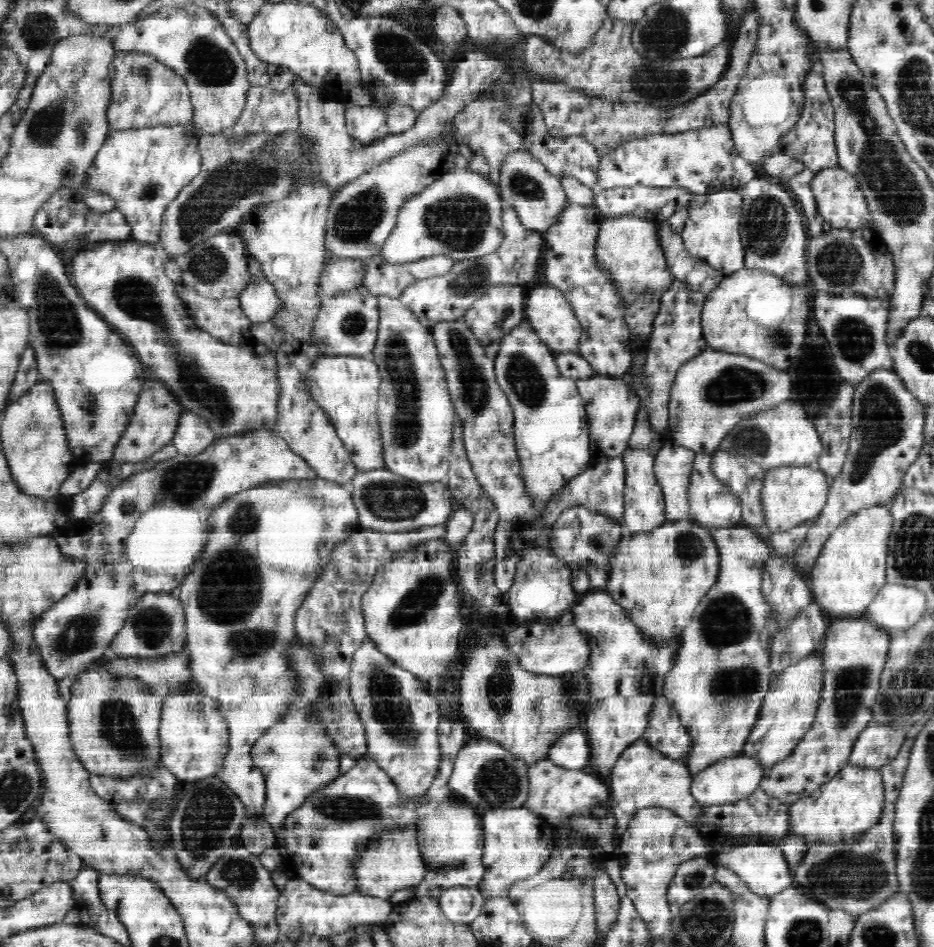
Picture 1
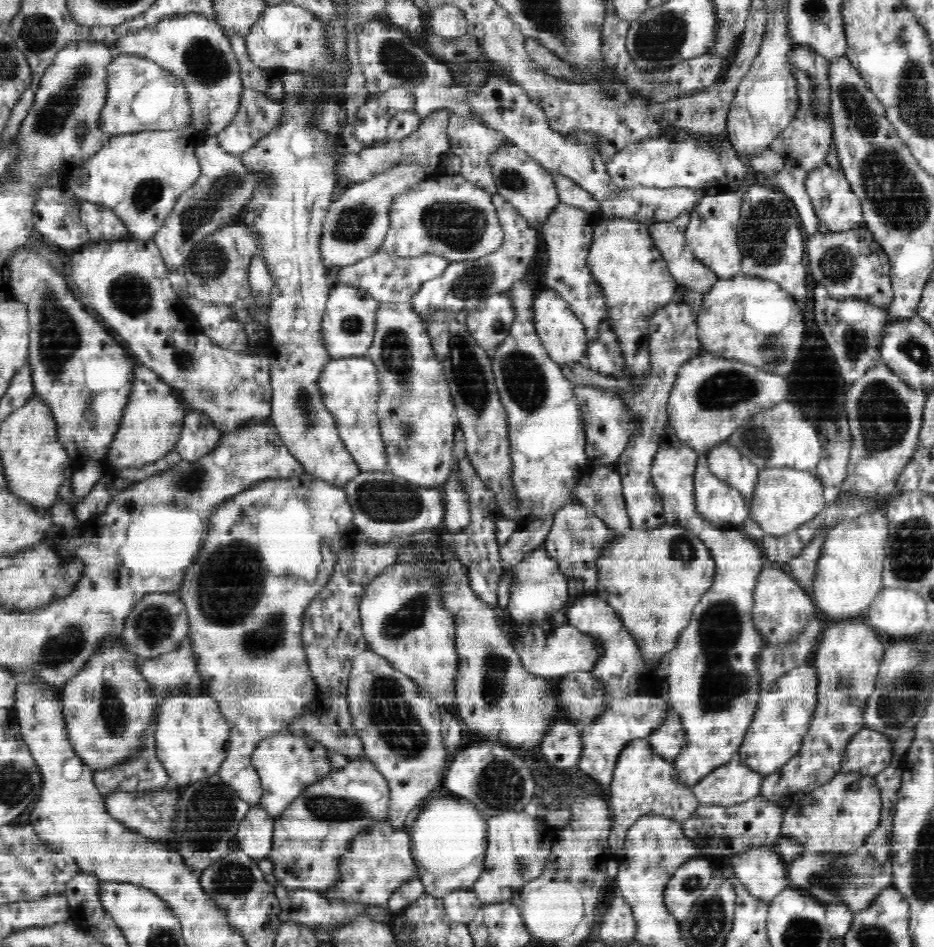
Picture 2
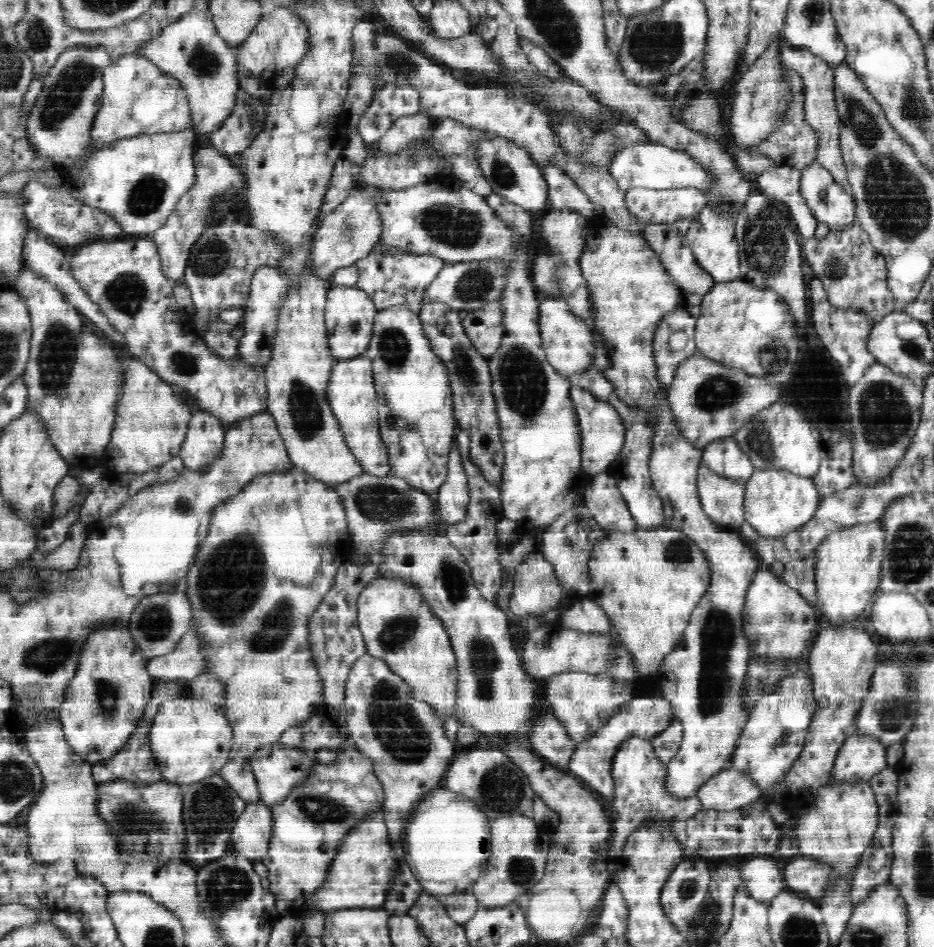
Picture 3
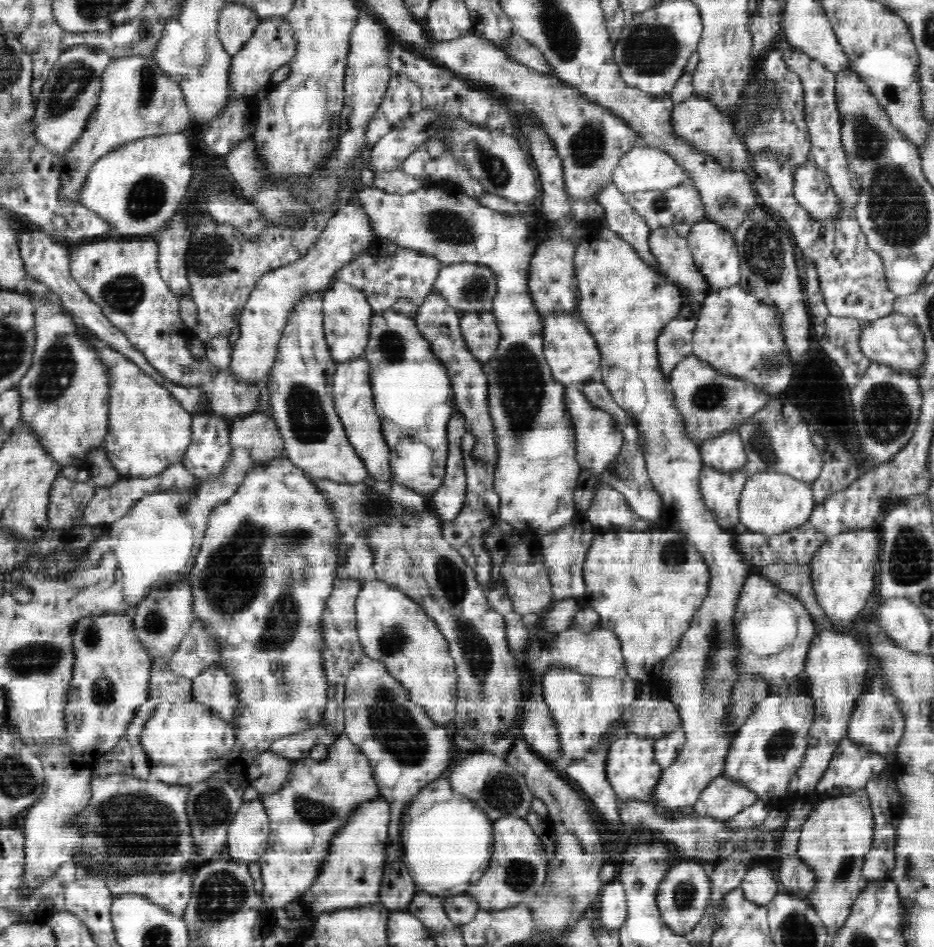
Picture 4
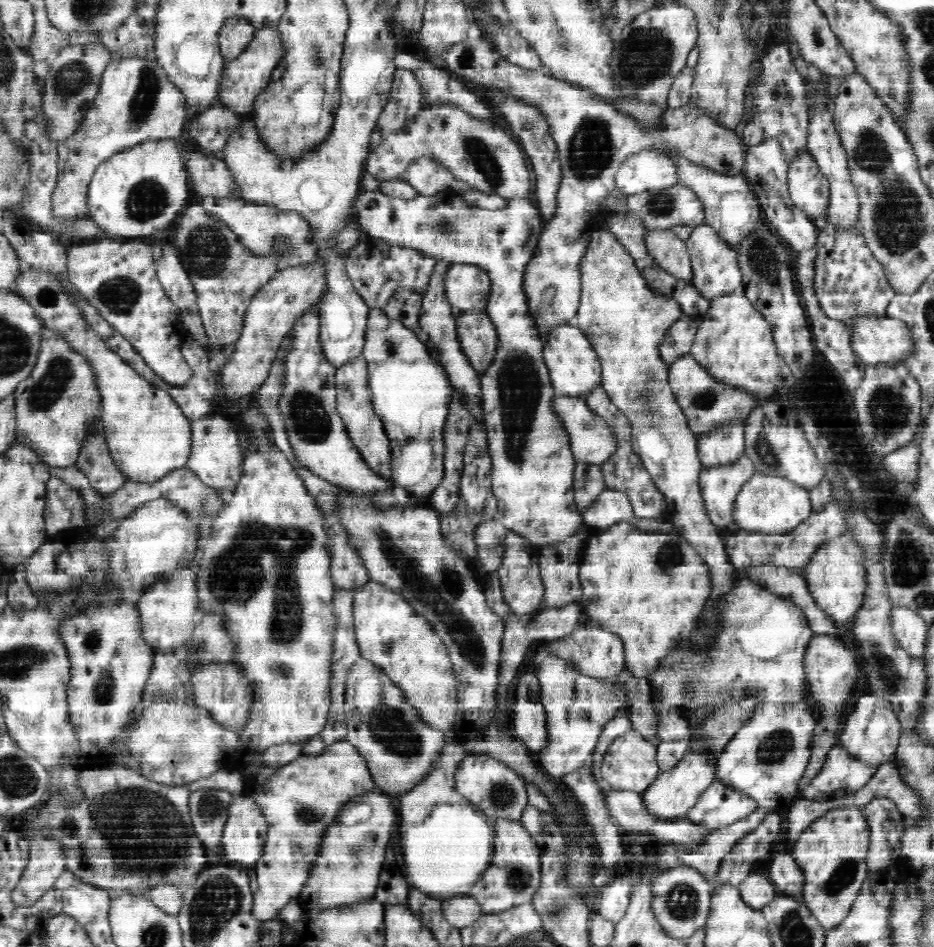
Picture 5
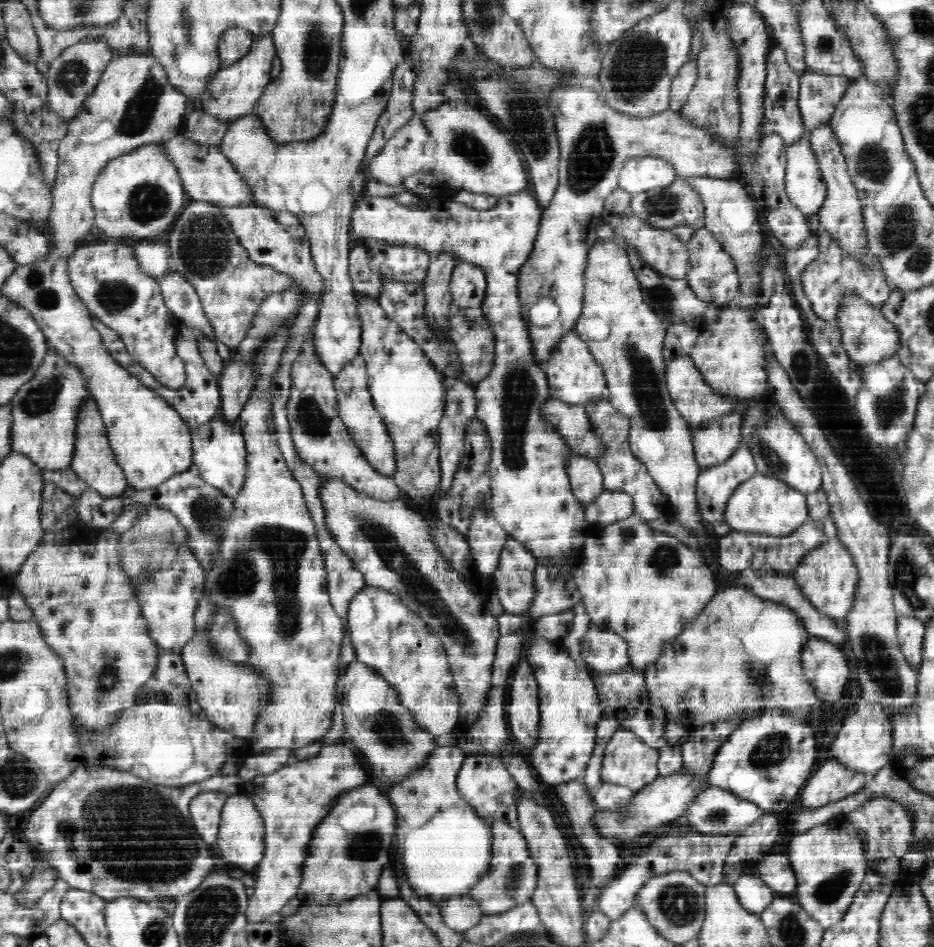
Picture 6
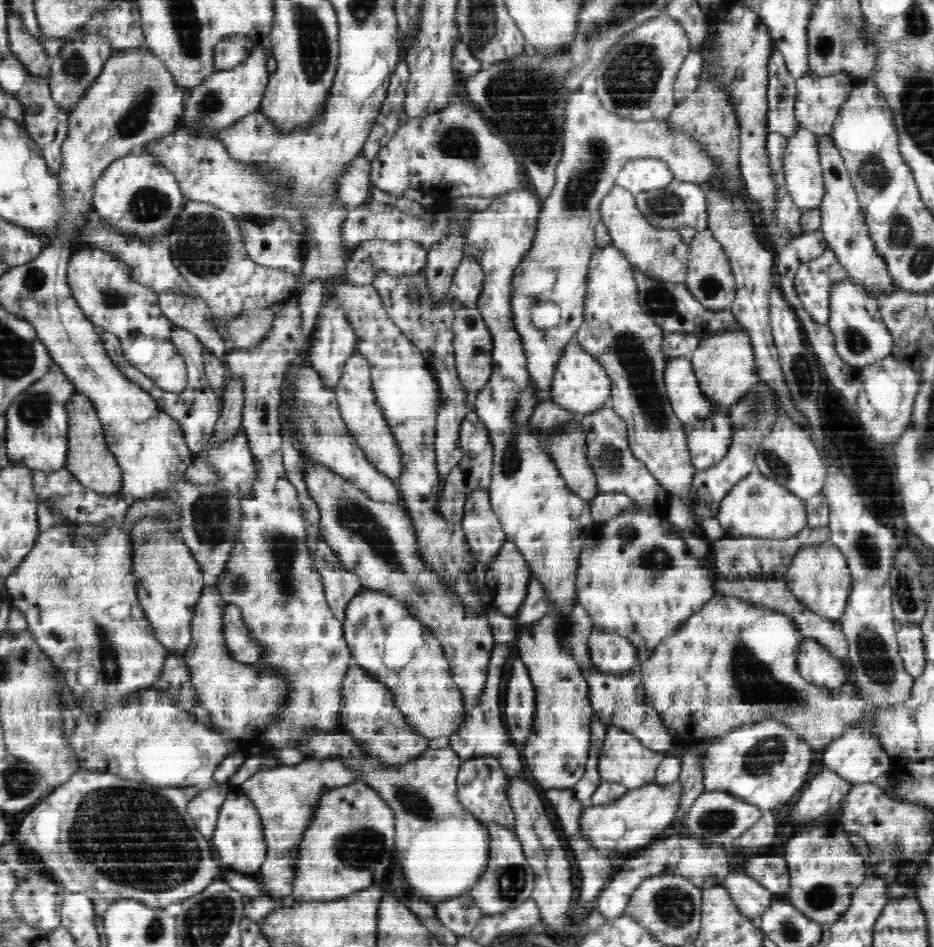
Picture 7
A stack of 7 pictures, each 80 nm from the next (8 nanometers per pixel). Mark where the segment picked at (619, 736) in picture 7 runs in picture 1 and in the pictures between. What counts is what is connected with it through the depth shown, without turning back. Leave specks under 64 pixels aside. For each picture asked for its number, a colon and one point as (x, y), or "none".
1: (642, 777)
2: (643, 782)
3: (640, 791)
4: (631, 768)
5: (630, 765)
6: (628, 761)

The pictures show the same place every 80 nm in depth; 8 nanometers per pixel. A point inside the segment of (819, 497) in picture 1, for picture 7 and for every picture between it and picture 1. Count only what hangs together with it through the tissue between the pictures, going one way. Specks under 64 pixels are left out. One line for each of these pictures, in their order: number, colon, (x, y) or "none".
2: (785, 498)
3: (776, 501)
4: (771, 503)
5: (770, 504)
6: (762, 504)
7: (758, 506)

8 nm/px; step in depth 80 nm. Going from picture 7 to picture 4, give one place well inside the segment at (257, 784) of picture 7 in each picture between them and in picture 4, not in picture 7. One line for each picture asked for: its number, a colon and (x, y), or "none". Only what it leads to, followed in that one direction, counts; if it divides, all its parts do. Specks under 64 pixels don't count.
4: (307, 814)
5: (302, 802)
6: (292, 800)

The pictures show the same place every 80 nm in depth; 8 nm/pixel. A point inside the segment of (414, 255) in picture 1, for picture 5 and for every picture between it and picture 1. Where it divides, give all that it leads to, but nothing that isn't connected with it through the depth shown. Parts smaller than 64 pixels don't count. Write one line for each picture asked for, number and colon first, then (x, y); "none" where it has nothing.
2: (446, 215)
3: (541, 435)
4: (537, 474)
5: (532, 478)

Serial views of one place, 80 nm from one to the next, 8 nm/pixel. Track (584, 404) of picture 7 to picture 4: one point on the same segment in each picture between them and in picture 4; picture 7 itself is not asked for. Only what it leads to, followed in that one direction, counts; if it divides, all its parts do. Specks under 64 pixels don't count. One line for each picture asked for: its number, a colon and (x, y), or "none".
4: (571, 351)
5: (574, 368)
6: (573, 375)

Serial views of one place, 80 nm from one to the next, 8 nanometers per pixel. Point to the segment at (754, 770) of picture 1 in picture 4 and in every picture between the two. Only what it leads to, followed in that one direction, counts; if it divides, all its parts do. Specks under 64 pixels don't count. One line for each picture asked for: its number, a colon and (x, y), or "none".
2: (732, 783)
3: (729, 789)
4: (724, 797)

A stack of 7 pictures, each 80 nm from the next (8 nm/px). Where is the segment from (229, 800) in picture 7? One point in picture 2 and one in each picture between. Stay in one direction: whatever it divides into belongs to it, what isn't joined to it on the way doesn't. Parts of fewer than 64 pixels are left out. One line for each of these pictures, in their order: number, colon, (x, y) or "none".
2: (254, 834)
3: (251, 835)
4: (247, 836)
5: (244, 836)
6: (240, 842)

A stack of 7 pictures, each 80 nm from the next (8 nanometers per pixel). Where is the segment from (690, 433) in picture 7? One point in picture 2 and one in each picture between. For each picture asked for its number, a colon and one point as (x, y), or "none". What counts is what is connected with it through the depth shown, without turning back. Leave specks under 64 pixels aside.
2: (725, 461)
3: (725, 458)
4: (726, 453)
5: (725, 446)
6: (716, 442)

